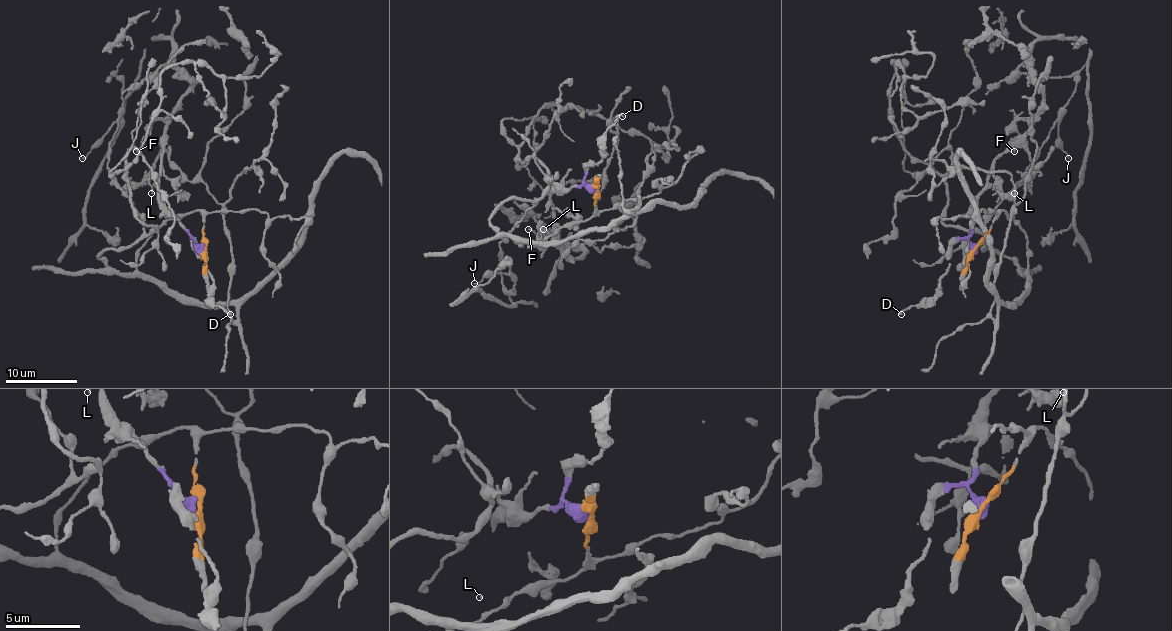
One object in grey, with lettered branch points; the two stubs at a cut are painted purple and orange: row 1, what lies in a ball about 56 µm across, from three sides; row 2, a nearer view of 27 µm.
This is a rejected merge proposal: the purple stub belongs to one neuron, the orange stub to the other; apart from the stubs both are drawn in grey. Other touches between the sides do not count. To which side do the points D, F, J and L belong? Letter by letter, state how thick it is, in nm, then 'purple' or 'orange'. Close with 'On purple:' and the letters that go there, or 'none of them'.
D: calibre 150 nm; purple
F: calibre 150 nm; purple
J: calibre 120 nm; orange
L: calibre 130 nm; purple
On purple: D, F, L

